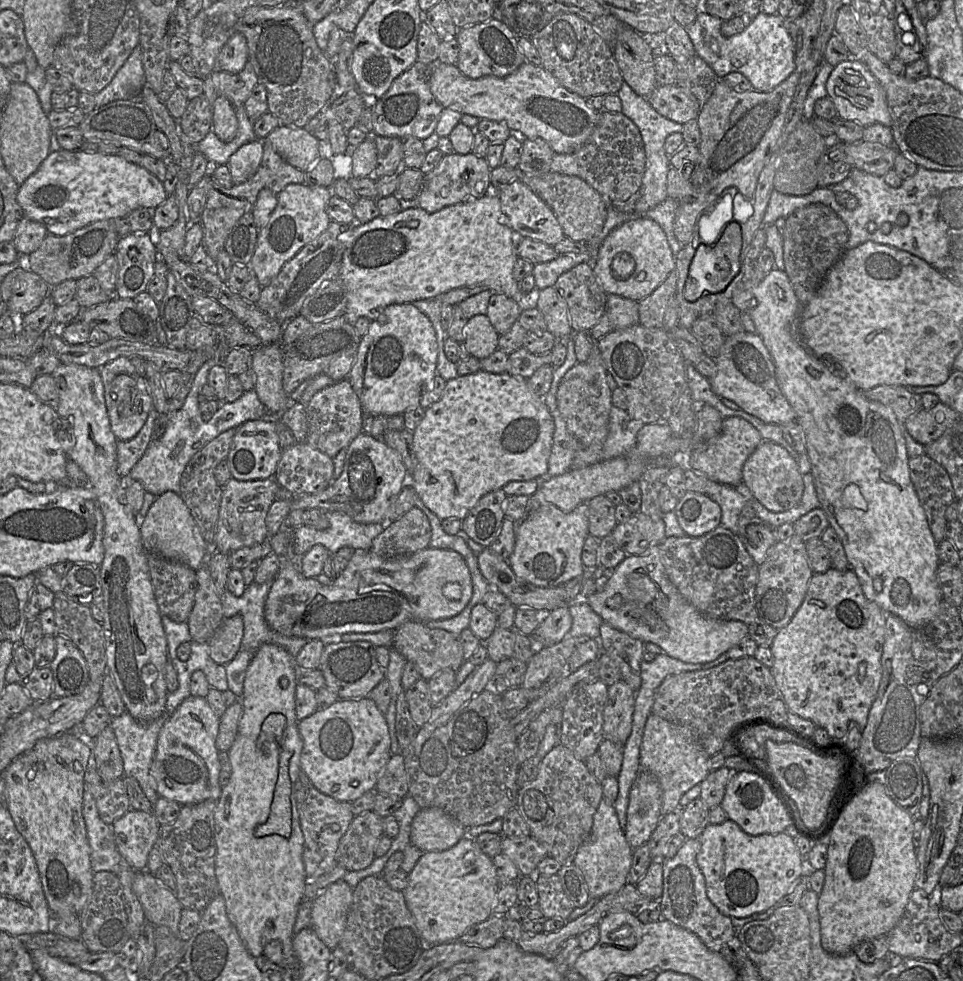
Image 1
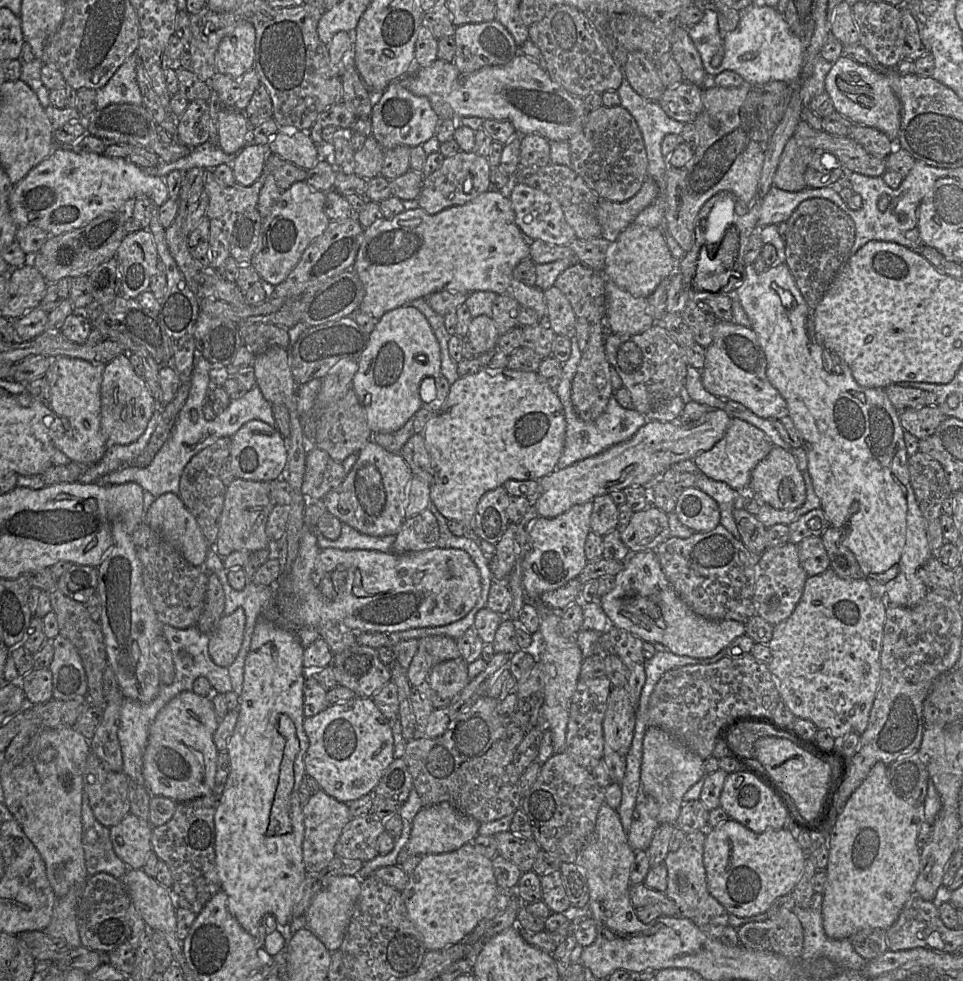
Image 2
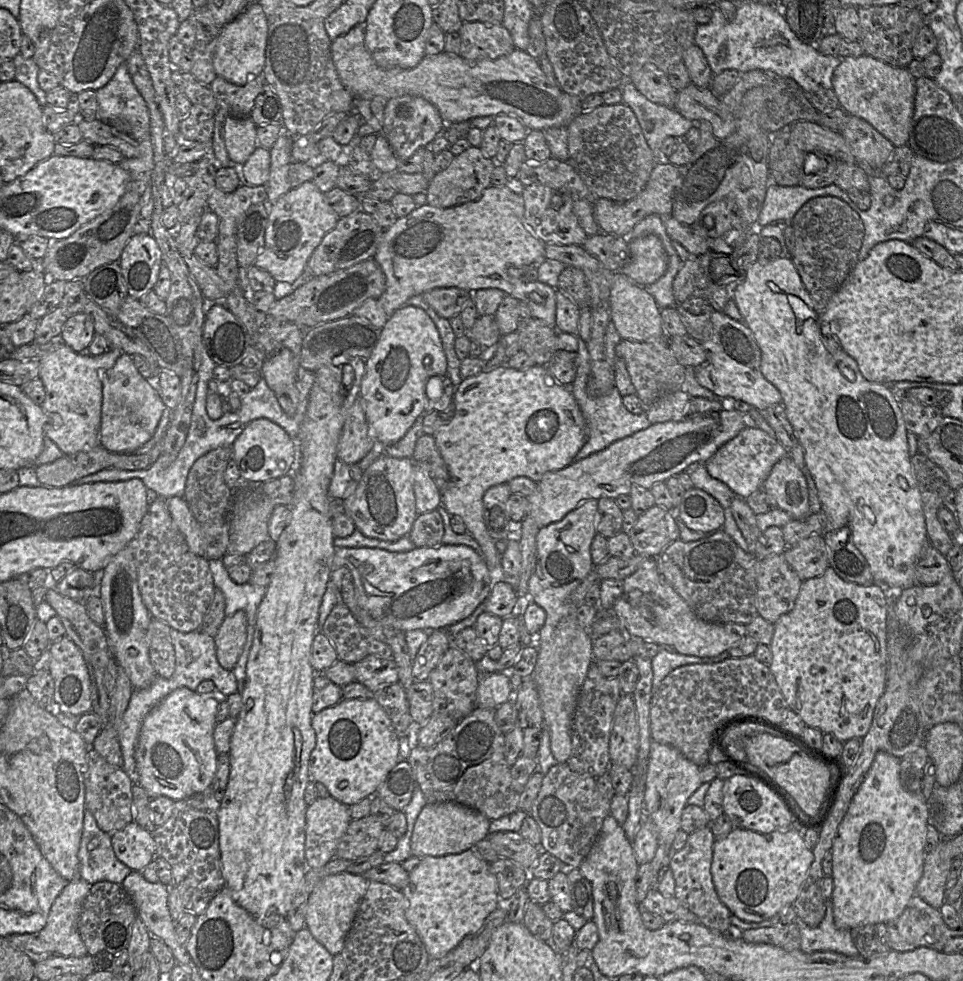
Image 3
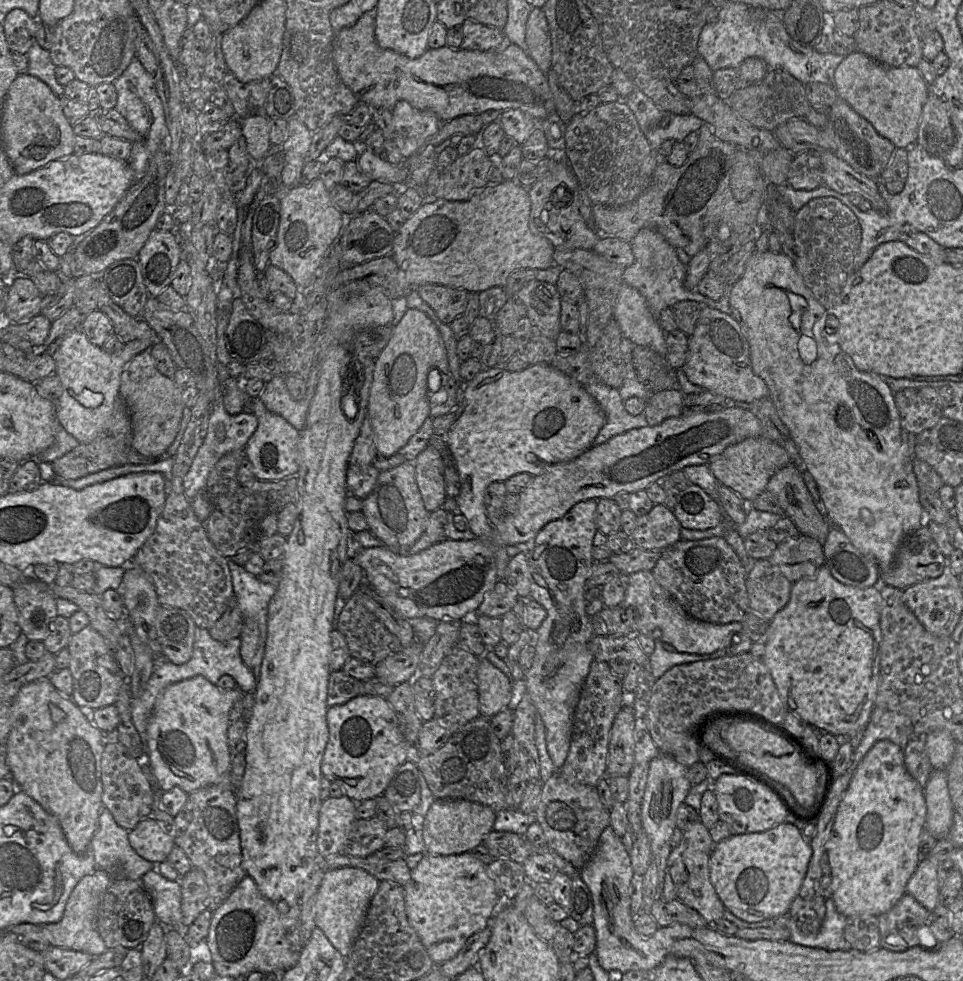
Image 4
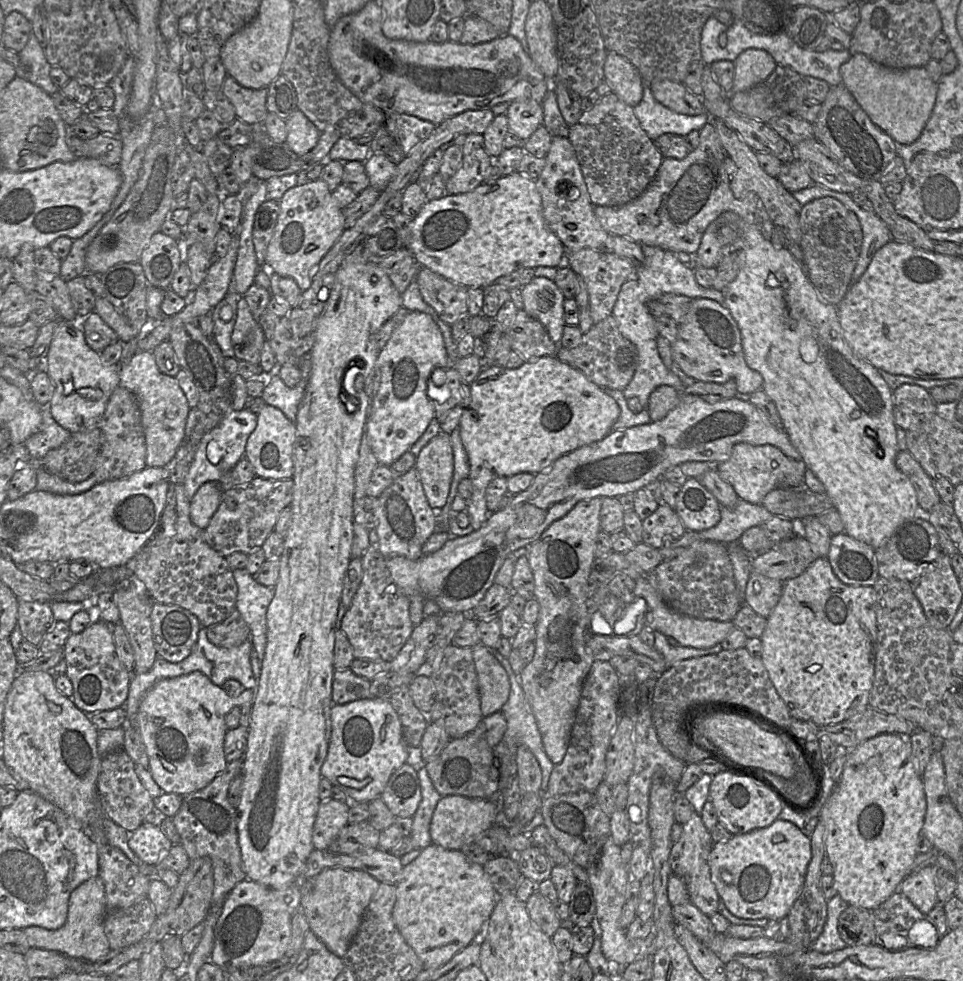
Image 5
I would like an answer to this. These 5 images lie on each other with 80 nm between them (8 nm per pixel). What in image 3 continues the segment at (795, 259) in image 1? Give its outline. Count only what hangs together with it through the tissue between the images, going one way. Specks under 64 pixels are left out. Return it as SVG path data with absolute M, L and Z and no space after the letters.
M818 196L801 206L790 225L794 232L795 247L789 257L817 309L825 310L857 263L864 235L863 223L842 200L833 196Z

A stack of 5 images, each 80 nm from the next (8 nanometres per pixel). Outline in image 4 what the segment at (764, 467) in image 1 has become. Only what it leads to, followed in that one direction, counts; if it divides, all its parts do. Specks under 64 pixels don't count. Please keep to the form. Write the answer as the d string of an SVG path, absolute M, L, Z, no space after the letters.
M790 464L777 471L770 478L766 491L776 497L786 516L792 519L801 535L814 538L821 544L825 542L832 525L826 518L823 506L817 506L814 502L799 468Z

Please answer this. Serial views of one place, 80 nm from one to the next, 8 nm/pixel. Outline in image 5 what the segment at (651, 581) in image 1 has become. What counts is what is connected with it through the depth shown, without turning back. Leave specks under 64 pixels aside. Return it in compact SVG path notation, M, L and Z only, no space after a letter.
M644 574L636 579L633 594L635 597L644 598L647 603L645 627L651 631L659 631L666 637L676 639L678 644L683 647L710 648L716 644L721 644L735 627L732 621L722 622L710 619L696 619L673 610L649 582L648 574Z

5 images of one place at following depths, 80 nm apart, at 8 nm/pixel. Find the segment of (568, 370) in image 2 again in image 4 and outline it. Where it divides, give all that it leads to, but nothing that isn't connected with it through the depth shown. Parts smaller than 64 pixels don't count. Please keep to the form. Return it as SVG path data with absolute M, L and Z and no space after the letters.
M597 379L588 380L584 388L605 414L605 423L595 437L593 445L602 444L631 429L648 426L644 412L638 415L627 412L617 388L607 386Z

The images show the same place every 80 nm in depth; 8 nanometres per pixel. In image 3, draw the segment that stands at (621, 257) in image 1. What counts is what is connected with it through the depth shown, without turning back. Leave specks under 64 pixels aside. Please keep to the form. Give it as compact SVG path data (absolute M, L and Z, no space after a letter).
M648 234L629 242L629 261L620 272L634 283L646 287L665 273L667 265L668 257L661 240Z

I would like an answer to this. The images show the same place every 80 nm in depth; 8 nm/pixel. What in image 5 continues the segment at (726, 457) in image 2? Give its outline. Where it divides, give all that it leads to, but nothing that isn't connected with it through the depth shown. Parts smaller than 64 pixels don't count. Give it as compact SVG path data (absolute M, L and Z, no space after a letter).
M738 443L728 459L715 465L719 476L729 483L737 496L751 504L759 504L775 488L803 488L806 465L802 460L786 456L773 445Z

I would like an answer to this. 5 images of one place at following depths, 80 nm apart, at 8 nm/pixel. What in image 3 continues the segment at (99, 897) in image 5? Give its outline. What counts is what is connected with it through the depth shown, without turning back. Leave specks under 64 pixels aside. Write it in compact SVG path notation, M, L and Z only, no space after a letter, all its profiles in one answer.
M76 877L55 899L47 924L39 932L40 938L52 946L55 954L73 957L88 954L78 930L78 921L91 885Z

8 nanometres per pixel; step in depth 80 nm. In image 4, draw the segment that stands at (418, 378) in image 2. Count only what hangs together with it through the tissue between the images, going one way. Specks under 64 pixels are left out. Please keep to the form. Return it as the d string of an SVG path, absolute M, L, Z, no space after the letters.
M409 308L400 321L394 324L388 343L375 359L373 381L370 387L366 415L370 419L378 456L391 457L398 453L430 416L430 405L427 397L427 378L431 369L439 370L442 375L450 374L443 339L435 323L426 313Z

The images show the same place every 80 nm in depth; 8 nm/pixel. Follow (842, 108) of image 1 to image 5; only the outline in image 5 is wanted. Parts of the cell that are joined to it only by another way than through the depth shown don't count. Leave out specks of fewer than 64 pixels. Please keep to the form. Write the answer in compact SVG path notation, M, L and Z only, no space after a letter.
M856 53L841 65L840 75L842 84L870 120L897 144L910 145L920 137L935 106L938 89L938 83L930 78L925 67L892 69Z

